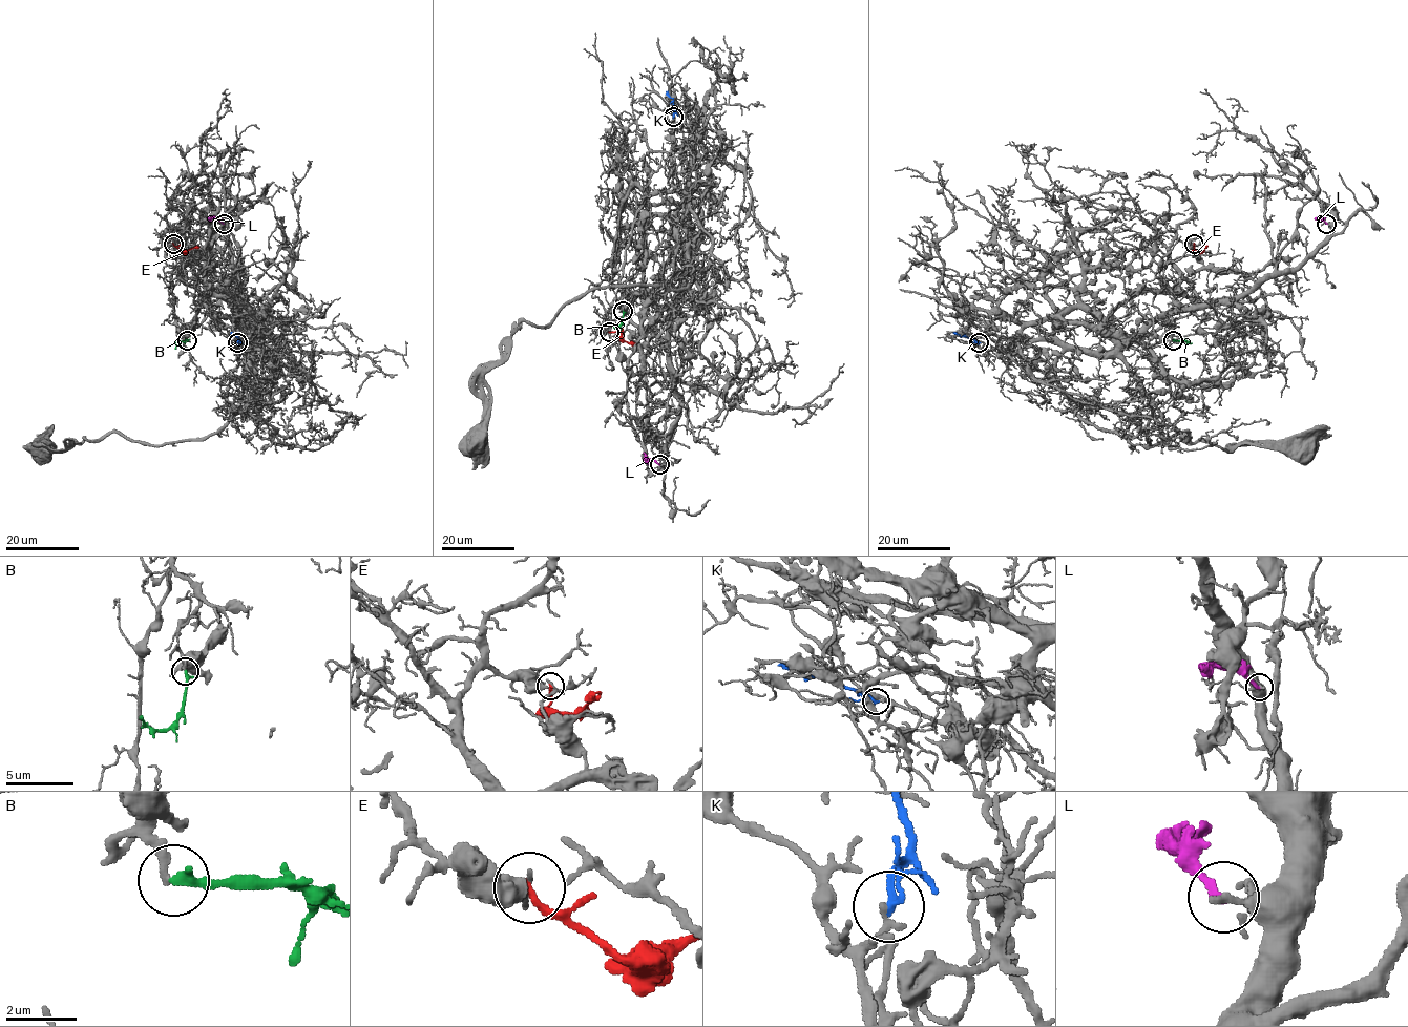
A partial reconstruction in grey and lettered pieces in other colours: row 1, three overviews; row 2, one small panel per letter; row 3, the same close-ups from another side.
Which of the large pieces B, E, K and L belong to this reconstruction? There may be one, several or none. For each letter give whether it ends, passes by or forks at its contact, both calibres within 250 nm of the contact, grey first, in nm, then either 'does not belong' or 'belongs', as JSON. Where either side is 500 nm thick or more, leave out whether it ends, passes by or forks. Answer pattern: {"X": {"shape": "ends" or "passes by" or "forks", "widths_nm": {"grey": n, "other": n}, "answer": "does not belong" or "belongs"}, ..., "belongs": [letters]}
{"B": {"shape": "ends", "widths_nm": {"grey": 240, "other": 280}, "answer": "does not belong"}, "E": {"shape": "ends", "widths_nm": {"grey": 280, "other": 220}, "answer": "does not belong"}, "K": {"shape": "passes by", "widths_nm": {"grey": 200, "other": 170}, "answer": "does not belong"}, "L": {"shape": "ends", "widths_nm": {"grey": 200, "other": 200}, "answer": "does not belong"}, "belongs": []}

